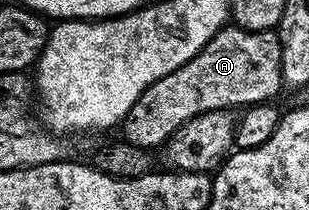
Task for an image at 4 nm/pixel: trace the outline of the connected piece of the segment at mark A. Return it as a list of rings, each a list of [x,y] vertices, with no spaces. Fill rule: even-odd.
[[[227,25],[210,38],[196,57],[140,93],[136,105],[128,109],[120,124],[121,138],[137,147],[158,149],[180,125],[192,121],[192,117],[269,103],[277,100],[278,90],[283,87],[282,43],[277,30],[249,31]]]

